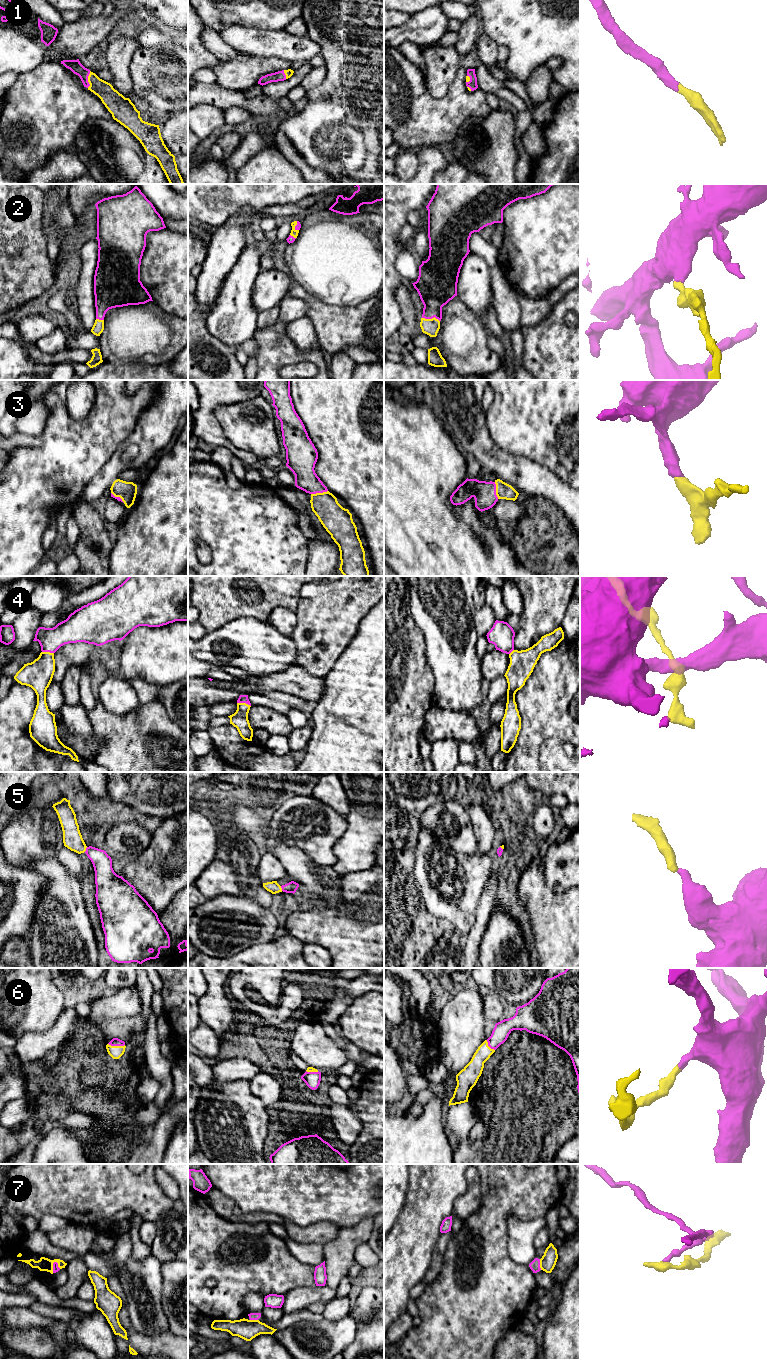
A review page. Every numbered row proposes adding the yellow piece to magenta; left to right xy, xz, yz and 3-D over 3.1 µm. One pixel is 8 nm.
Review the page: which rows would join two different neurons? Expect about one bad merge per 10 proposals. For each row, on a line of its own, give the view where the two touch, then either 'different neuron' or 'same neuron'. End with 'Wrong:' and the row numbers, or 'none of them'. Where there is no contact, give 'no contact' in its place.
1: contact in xy; same neuron
2: contact in yz; same neuron
3: contact in xz; same neuron
4: contact in xz; same neuron
5: contact in xy; same neuron
6: contact in xy; same neuron
7: contact in yz; different neuron
Wrong: 7

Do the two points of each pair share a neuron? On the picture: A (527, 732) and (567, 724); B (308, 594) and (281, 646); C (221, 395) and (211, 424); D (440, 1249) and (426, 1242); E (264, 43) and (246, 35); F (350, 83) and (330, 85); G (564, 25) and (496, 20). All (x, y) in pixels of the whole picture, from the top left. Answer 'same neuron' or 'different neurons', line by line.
A: same neuron
B: different neurons
C: same neuron
D: different neurons
E: same neuron
F: same neuron
G: same neuron

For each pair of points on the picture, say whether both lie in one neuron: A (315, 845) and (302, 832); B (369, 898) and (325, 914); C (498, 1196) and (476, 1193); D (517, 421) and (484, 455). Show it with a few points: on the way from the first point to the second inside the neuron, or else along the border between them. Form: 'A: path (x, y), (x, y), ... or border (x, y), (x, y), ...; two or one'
A: path (312, 842), (305, 835); one
B: path (358, 909), (353, 914), (336, 914); one
C: border (480, 1174), (481, 1203), (471, 1215); two
D: border (486, 422), (491, 439), (501, 449), (516, 455); two

